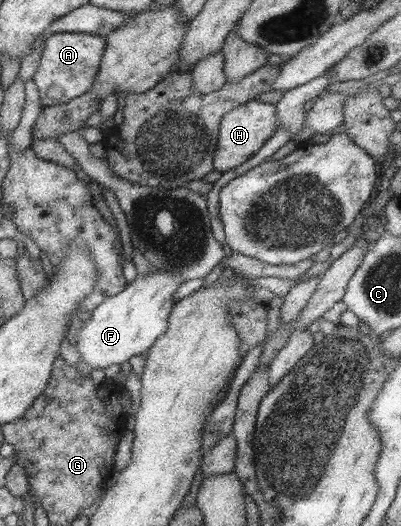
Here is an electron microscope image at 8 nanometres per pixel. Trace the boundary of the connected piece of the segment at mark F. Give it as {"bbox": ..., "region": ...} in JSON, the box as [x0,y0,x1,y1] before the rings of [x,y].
{"bbox":[75,268,181,369],"region":[[[151,268],[149,275],[136,275],[119,293],[105,298],[91,310],[91,316],[77,331],[75,348],[81,361],[93,369],[104,369],[112,363],[121,365],[133,355],[145,353],[165,332],[173,307],[172,293],[181,282],[179,275],[167,271],[159,273]]]}

